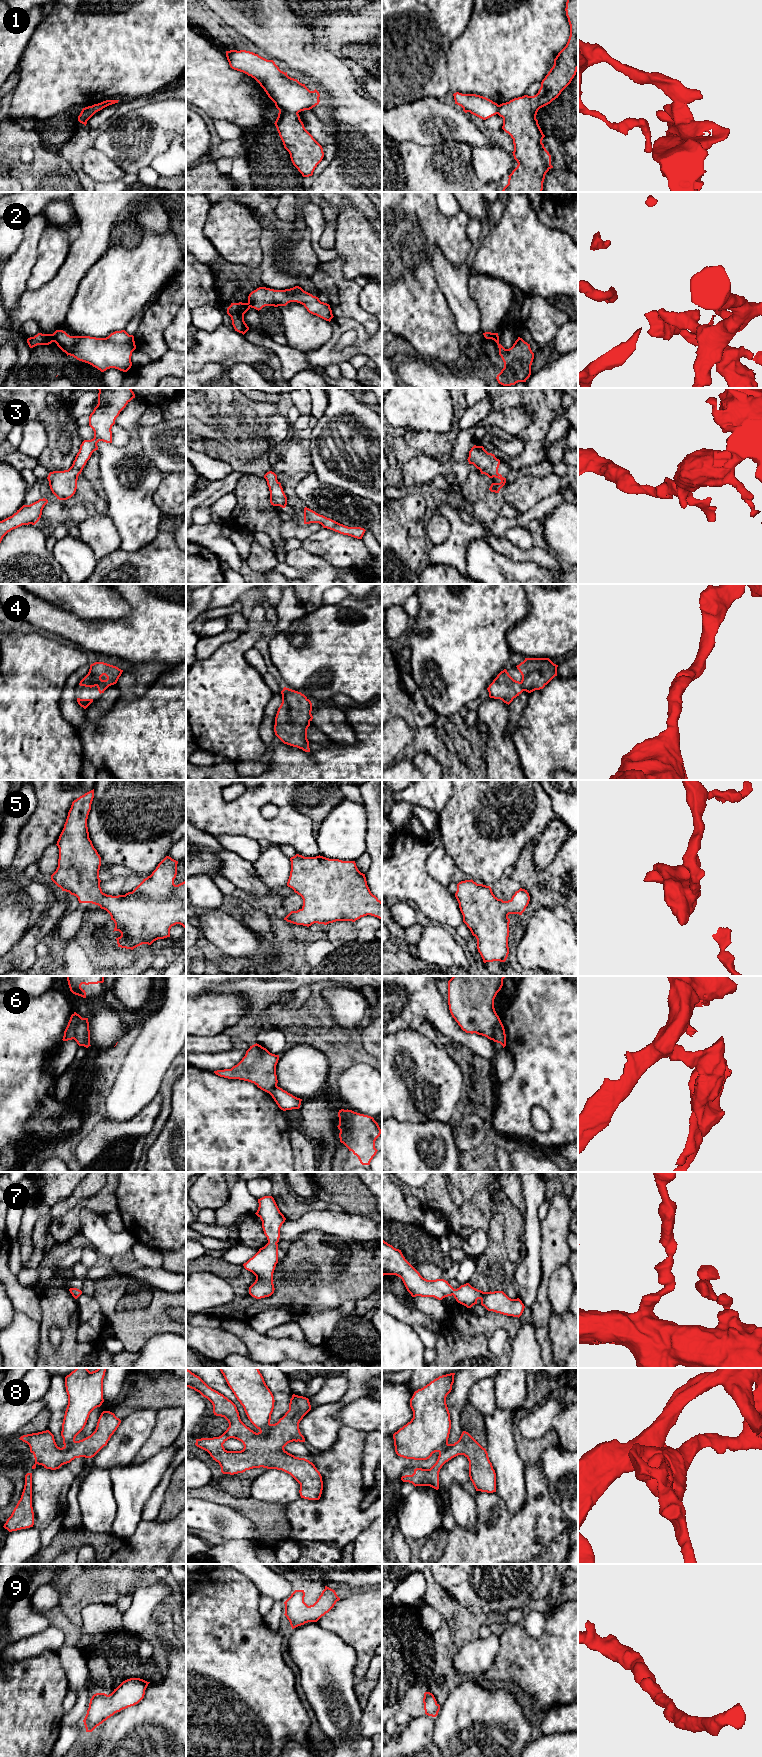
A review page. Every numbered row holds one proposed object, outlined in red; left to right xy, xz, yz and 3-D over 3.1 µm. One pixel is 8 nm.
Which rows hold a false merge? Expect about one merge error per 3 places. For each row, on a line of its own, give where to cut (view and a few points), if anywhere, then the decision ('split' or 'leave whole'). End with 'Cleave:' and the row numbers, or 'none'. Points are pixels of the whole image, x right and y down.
1: cut in xz along (279, 110), (297, 114); split
2: cut in xy along (52, 334), (54, 341); split
3: no cut; leave whole
4: no cut; leave whole
5: no cut; leave whole
6: cut in xy along (81, 1017), (76, 1025), (76, 1033), (73, 1038); split
7: no cut; leave whole
8: cut in xz along (270, 1424), (265, 1430), (260, 1432); split
9: no cut; leave whole
Cleave: 1, 2, 6, 8

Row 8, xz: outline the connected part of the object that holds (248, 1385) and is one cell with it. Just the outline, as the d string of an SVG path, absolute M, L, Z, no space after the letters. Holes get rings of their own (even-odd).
M219 1368L228 1386L243 1406L250 1422L260 1431L270 1425L274 1396L258 1368Z

